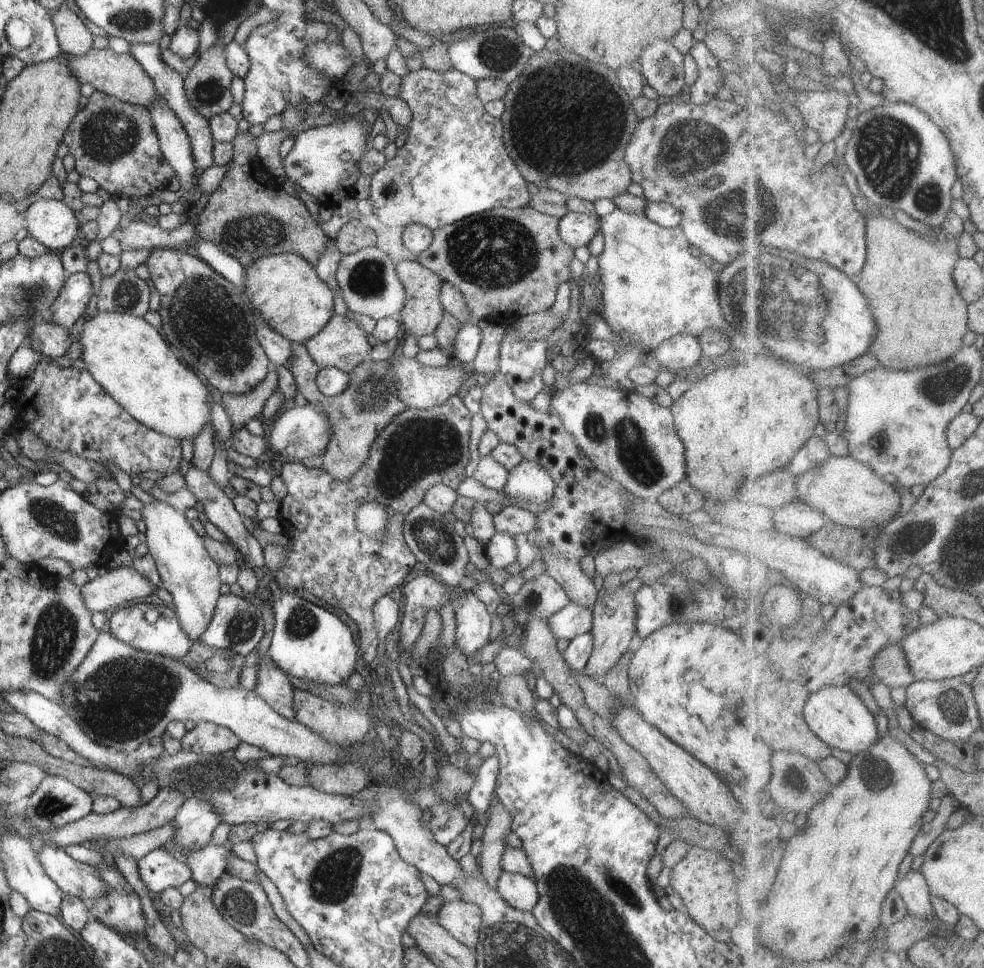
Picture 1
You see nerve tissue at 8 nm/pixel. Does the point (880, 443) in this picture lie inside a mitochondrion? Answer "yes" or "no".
no

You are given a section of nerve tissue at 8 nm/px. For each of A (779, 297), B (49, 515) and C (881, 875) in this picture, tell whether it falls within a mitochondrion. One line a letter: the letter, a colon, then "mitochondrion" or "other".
A: mitochondrion
B: mitochondrion
C: other

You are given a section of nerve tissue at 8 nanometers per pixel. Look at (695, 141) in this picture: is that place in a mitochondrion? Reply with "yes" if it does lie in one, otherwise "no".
yes

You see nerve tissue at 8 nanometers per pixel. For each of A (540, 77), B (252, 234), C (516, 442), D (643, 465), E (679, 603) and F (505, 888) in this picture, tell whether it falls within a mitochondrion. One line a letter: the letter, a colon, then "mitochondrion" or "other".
A: mitochondrion
B: mitochondrion
C: other
D: mitochondrion
E: mitochondrion
F: other

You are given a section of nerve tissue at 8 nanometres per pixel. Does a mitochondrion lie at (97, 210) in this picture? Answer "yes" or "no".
no

